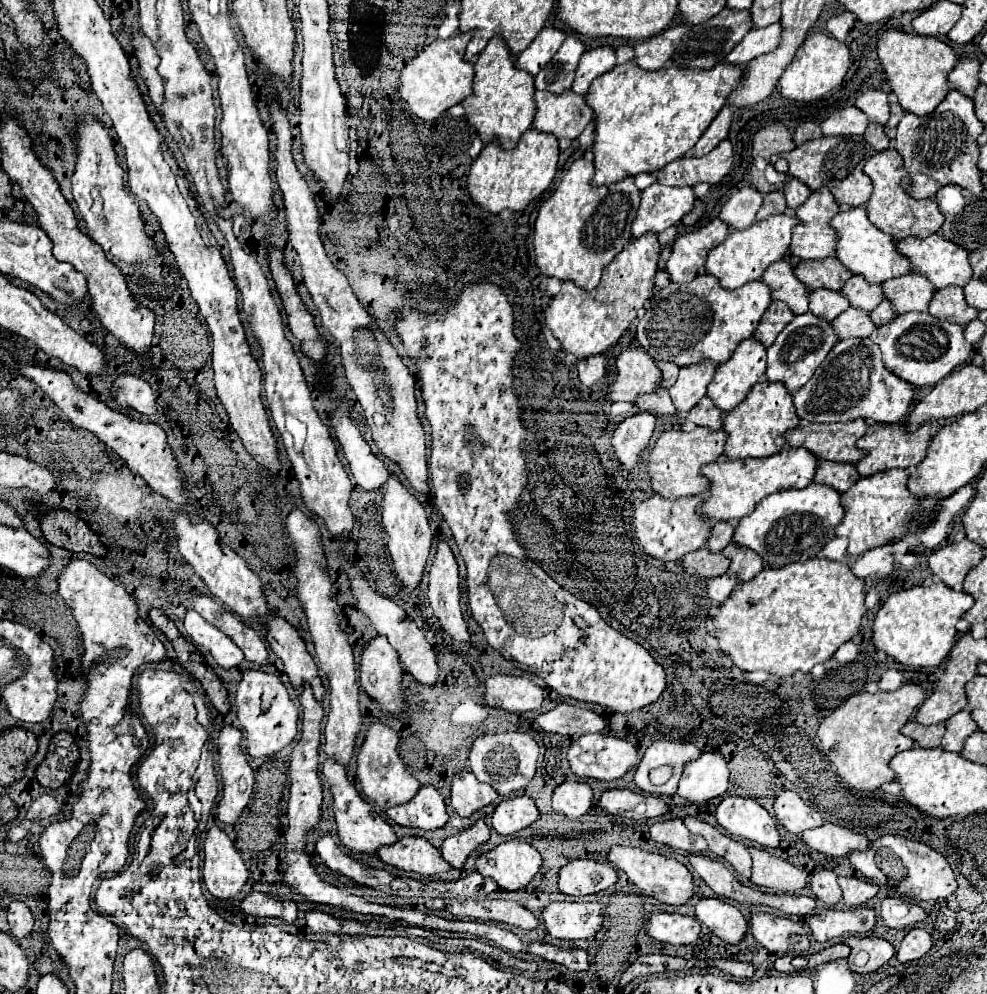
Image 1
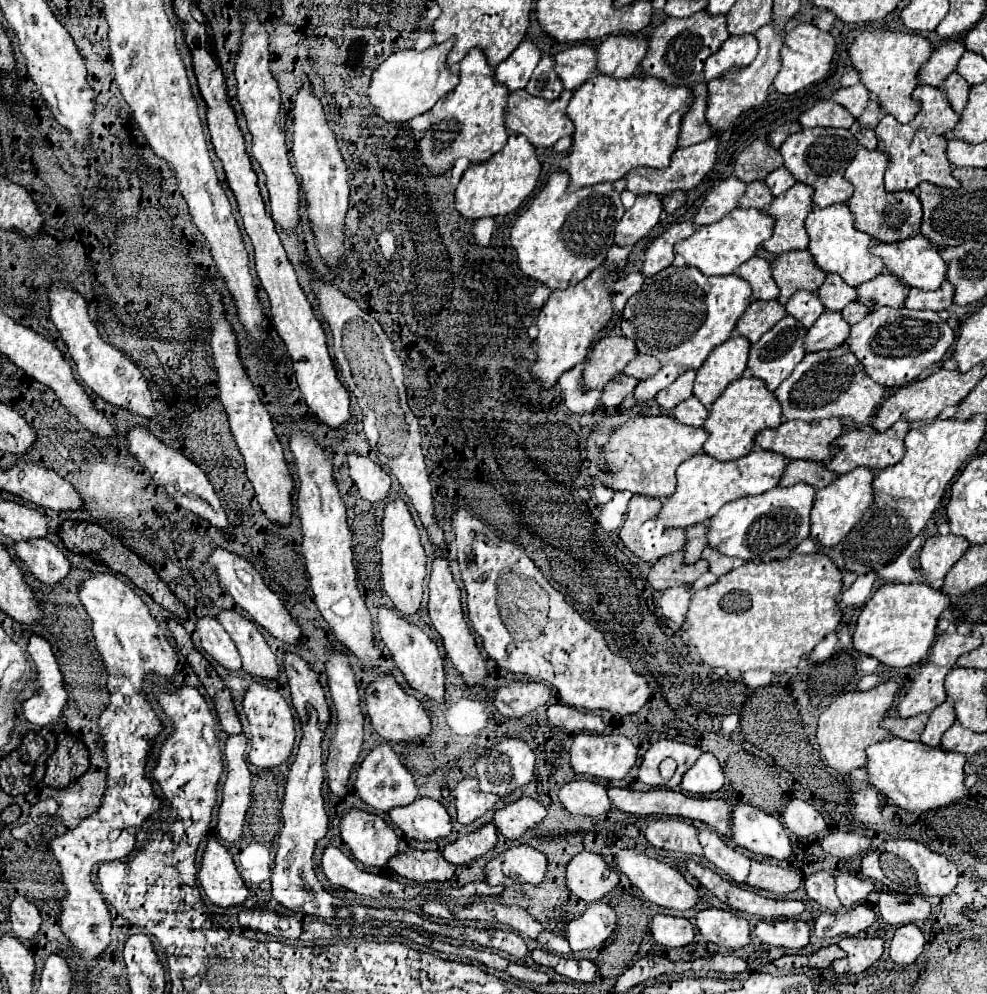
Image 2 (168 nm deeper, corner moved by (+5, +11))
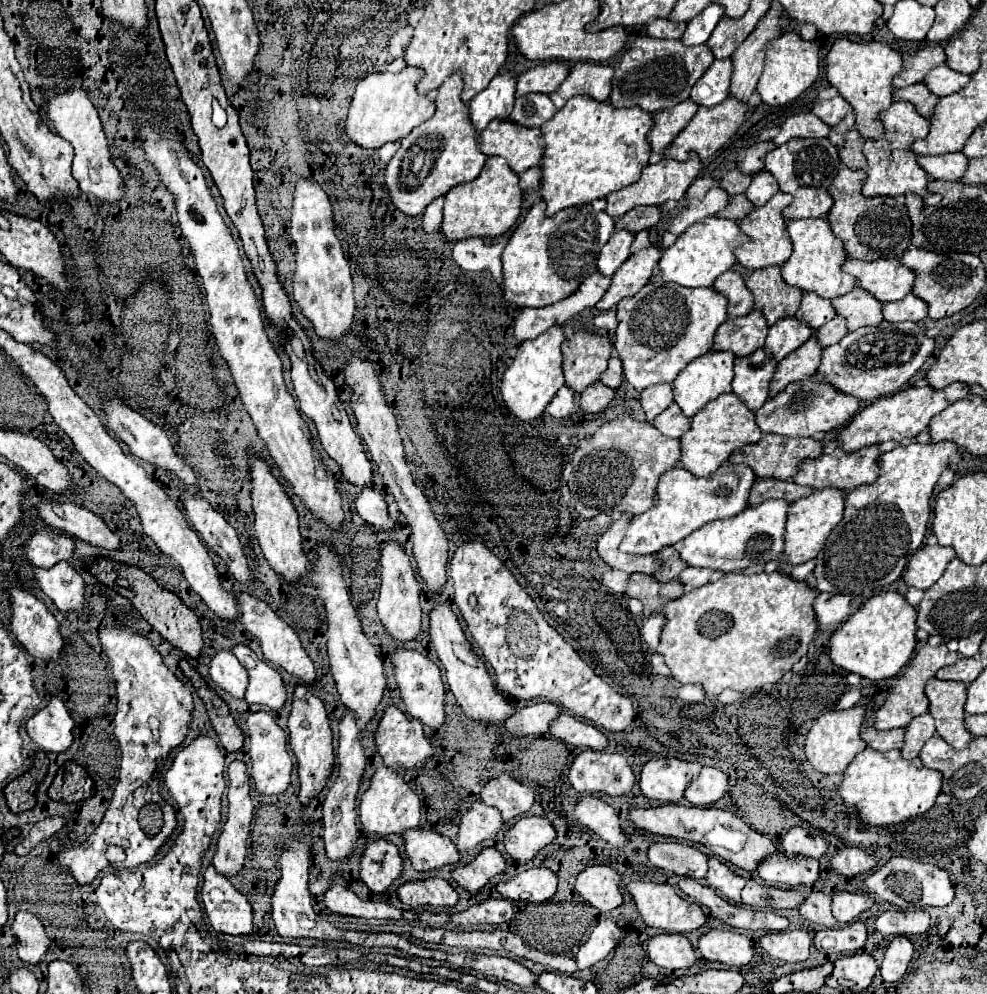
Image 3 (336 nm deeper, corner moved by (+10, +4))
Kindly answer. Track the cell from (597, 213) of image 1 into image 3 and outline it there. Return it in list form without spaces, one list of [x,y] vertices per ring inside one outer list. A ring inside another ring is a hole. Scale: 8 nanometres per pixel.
[[[538,201],[514,229],[502,253],[506,301],[520,307],[546,307],[570,297],[596,271],[596,257],[612,233],[614,219],[594,211],[592,205],[568,207],[548,217],[544,201]]]

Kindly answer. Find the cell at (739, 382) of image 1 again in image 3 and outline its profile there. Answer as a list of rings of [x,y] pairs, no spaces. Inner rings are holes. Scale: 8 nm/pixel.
[[[710,351],[698,359],[692,361],[674,381],[674,401],[680,405],[682,413],[688,417],[694,417],[700,409],[704,409],[710,401],[714,401],[718,395],[732,391],[732,371],[734,371],[734,353],[724,351]]]

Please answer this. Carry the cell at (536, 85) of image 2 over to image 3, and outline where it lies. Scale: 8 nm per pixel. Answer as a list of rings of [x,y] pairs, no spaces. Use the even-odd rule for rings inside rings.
[[[528,93],[528,95],[516,99],[516,105],[514,105],[514,111],[510,113],[510,119],[520,125],[526,125],[526,127],[540,127],[542,123],[550,121],[556,111],[558,109],[554,107],[550,95]]]

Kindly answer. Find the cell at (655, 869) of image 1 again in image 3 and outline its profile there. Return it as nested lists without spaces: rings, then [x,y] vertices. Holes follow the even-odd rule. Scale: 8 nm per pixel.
[[[630,881],[628,893],[634,897],[642,919],[650,927],[670,933],[688,933],[706,921],[702,909],[696,903],[684,901],[670,885]]]

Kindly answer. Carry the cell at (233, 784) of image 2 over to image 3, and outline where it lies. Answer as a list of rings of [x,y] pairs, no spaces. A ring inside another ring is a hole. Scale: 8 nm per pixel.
[[[232,761],[228,765],[228,813],[226,813],[226,823],[222,829],[222,835],[216,845],[216,853],[212,859],[212,865],[216,867],[218,873],[224,873],[226,877],[236,875],[244,867],[246,859],[246,841],[248,841],[248,831],[250,831],[250,821],[252,821],[252,799],[250,799],[250,781],[246,773],[246,765],[242,761]]]

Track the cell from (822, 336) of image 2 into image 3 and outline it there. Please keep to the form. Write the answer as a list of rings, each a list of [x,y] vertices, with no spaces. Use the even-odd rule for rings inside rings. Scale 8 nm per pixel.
[[[810,337],[804,345],[800,345],[800,349],[784,357],[784,361],[778,363],[778,371],[770,383],[770,395],[776,395],[788,383],[802,381],[804,377],[816,373],[816,365],[820,365],[820,351],[824,351],[820,341]]]

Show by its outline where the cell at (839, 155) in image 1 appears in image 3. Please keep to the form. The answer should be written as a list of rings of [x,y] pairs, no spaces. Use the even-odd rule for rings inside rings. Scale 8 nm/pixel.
[[[792,139],[766,155],[766,171],[770,171],[780,189],[790,193],[794,201],[784,209],[786,219],[806,219],[806,217],[826,217],[834,201],[828,193],[828,185],[840,169],[838,147],[828,139]]]

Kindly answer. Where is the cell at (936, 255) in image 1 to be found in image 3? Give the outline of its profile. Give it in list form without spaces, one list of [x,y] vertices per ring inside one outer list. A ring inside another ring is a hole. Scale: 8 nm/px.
[[[848,259],[844,263],[844,273],[850,273],[858,279],[858,285],[870,291],[878,301],[898,301],[912,293],[912,281],[916,273],[904,269],[900,259],[876,259],[876,261],[858,261]]]

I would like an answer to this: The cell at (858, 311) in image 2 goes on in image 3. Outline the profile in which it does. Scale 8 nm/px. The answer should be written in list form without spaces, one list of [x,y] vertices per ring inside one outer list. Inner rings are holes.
[[[836,315],[832,321],[828,321],[826,325],[822,325],[820,329],[816,329],[816,337],[818,337],[818,341],[820,341],[824,347],[834,345],[834,343],[840,341],[846,333],[848,333],[846,321],[840,319],[838,315]]]

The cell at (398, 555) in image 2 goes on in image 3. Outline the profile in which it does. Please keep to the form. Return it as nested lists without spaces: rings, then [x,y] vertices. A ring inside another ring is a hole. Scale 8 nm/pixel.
[[[396,539],[384,541],[384,549],[380,549],[380,599],[378,599],[378,615],[384,623],[386,631],[400,639],[410,641],[420,631],[420,585],[410,565],[410,557],[404,551],[404,545]]]

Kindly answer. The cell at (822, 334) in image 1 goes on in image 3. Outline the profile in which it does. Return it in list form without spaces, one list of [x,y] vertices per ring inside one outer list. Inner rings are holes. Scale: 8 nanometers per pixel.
[[[758,349],[748,357],[736,357],[732,391],[748,405],[748,409],[758,411],[766,403],[768,383],[772,383],[776,365],[776,359],[772,359],[766,349]]]

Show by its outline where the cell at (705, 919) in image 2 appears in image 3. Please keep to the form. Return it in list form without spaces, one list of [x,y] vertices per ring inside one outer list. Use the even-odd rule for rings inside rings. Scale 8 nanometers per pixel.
[[[710,929],[698,937],[698,951],[708,961],[720,961],[728,967],[742,967],[752,959],[752,943],[738,931]]]

